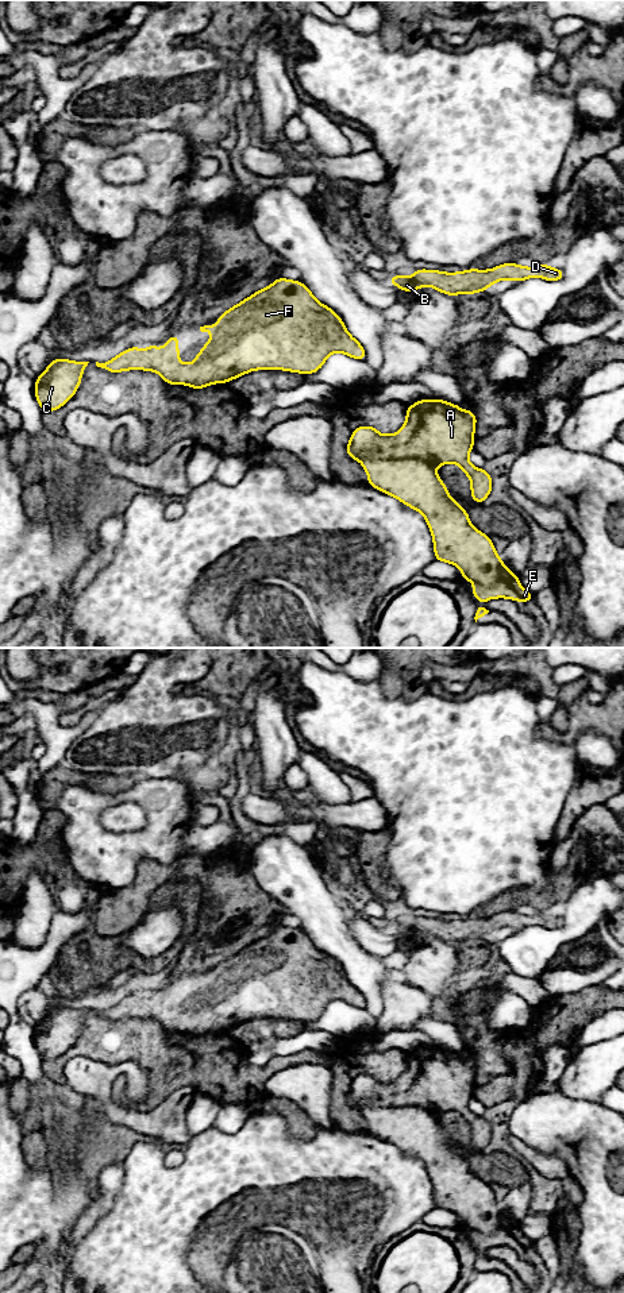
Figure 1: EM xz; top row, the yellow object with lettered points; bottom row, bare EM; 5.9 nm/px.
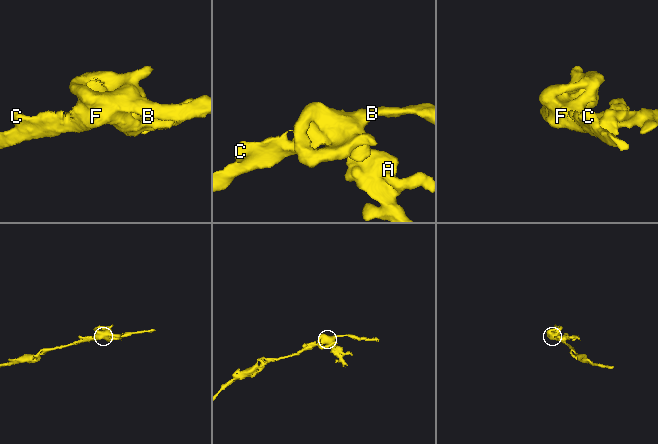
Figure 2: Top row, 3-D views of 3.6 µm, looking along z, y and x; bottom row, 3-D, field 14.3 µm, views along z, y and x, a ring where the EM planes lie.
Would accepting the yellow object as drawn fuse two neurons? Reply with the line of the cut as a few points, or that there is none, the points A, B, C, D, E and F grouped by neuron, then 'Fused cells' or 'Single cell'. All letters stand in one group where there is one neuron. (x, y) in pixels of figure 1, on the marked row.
Split along xz (376, 431), (376, 450), (380, 455), (420, 458), (434, 469). Groups: A B C D F / E. Fused cells

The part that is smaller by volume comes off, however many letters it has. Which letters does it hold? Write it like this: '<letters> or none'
E

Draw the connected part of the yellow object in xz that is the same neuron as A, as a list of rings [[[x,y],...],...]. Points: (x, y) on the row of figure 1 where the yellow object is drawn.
[[[440,398],[408,406],[402,428],[393,435],[377,431],[375,448],[385,459],[421,459],[431,467],[454,463],[471,482],[471,498],[484,502],[492,491],[492,476],[474,467],[467,456],[474,447],[477,417],[471,410]]]

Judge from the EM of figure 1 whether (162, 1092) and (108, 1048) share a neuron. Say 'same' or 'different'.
same

